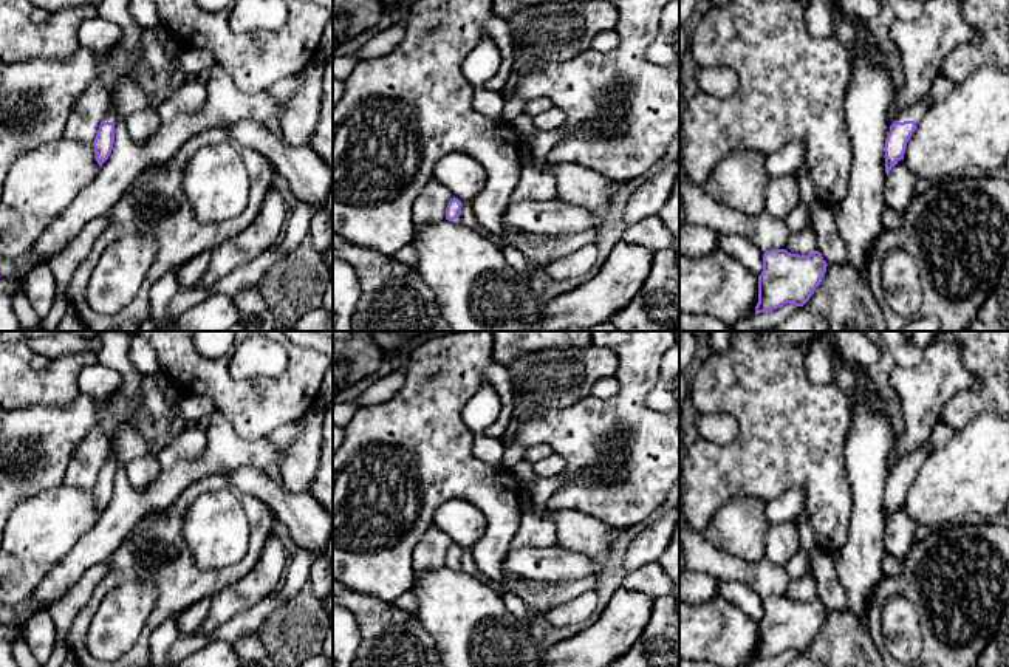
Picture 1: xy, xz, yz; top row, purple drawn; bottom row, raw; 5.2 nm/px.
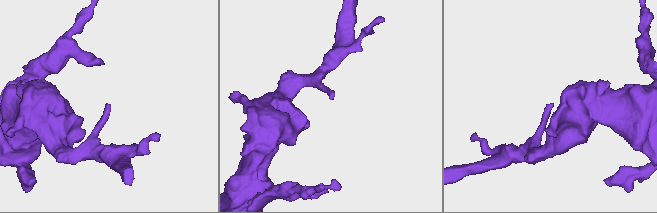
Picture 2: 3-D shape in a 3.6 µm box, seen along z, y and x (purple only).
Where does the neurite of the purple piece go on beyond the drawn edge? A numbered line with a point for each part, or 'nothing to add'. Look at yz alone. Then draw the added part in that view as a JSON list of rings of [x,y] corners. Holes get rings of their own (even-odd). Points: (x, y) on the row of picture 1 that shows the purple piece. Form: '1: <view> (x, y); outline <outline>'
1: yz (916, 110); outline [[[929,93],[924,99],[921,99],[919,102],[913,104],[912,107],[905,108],[901,111],[901,115],[898,116],[898,122],[904,122],[904,121],[915,121],[918,124],[918,121],[922,118],[922,115],[927,111],[927,108],[933,104],[933,97]]]

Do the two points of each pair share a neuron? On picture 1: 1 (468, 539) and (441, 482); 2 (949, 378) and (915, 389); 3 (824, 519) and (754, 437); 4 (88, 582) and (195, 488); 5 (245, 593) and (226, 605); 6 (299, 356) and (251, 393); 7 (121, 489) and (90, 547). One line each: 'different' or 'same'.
1: different
2: same
3: same
4: different
5: same
6: same
7: same

